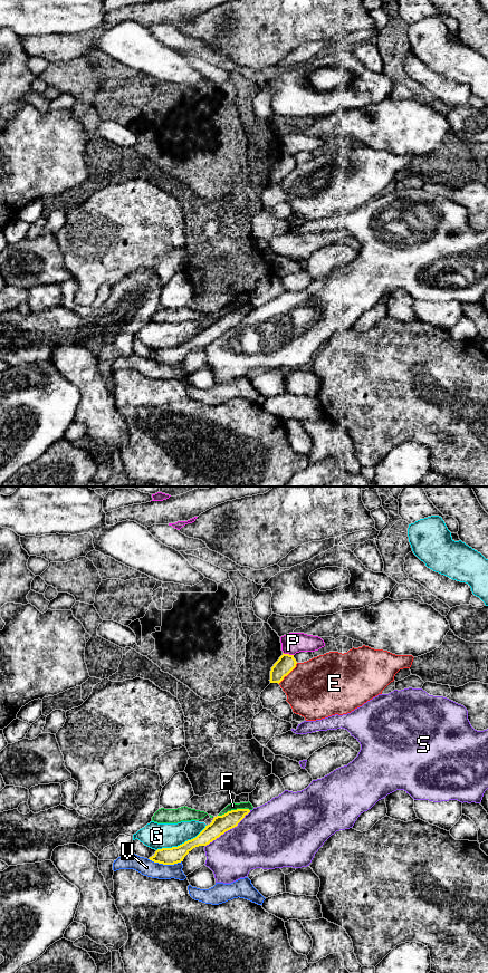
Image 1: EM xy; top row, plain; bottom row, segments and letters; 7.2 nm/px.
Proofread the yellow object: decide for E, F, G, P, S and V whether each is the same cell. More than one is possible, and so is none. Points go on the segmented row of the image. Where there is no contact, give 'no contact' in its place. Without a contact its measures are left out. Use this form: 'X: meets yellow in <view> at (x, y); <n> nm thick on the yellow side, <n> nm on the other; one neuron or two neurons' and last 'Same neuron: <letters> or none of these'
E: meets yellow in xy at (288, 673); 130 nm thick on the yellow side, 440 nm on the other; two neurons
F: meets yellow in xy at (233, 810); 130 nm thick on the yellow side, 60 nm on the other; two neurons
G: meets yellow in xy at (182, 844); 130 nm thick on the yellow side, 190 nm on the other; two neurons
P: meets yellow in xy at (288, 654); 130 nm thick on the yellow side, 150 nm on the other; two neurons
S: meets yellow in xy at (228, 829); 130 nm thick on the yellow side, 400 nm on the other; two neurons
V: meets yellow in xy at (165, 864); 130 nm thick on the yellow side, 120 nm on the other; two neurons
Same neuron: none of these

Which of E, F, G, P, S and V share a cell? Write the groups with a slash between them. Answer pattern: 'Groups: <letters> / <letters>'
Groups: E / F / G / P / S / V

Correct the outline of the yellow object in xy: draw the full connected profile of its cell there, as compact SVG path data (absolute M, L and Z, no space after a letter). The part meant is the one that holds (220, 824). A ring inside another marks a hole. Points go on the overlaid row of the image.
M237 809L228 811L222 816L217 816L195 838L188 840L178 847L157 849L149 859L163 865L181 863L193 848L207 846L226 831L237 827L249 812L249 809Z

